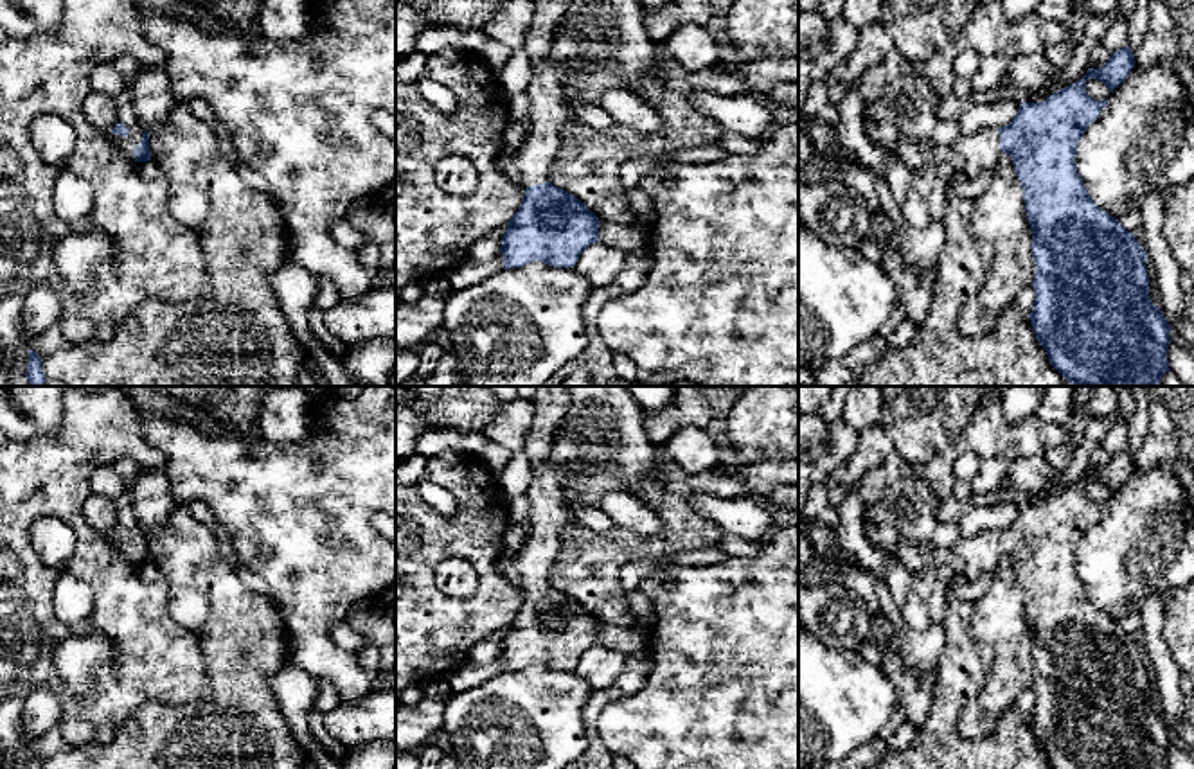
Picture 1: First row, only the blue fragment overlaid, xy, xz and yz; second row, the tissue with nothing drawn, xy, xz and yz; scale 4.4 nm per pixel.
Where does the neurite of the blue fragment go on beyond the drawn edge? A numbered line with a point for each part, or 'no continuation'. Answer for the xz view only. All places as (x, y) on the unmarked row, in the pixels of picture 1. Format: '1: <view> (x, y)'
1: xz (529, 568)

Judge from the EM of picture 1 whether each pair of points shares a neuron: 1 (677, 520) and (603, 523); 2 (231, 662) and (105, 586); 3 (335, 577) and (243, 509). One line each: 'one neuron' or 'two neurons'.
1: two neurons
2: two neurons
3: one neuron

